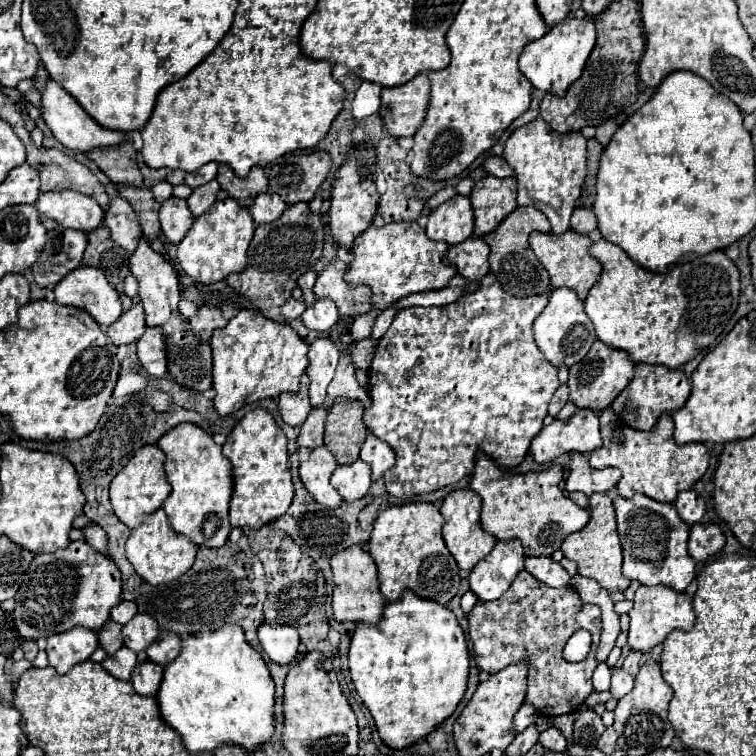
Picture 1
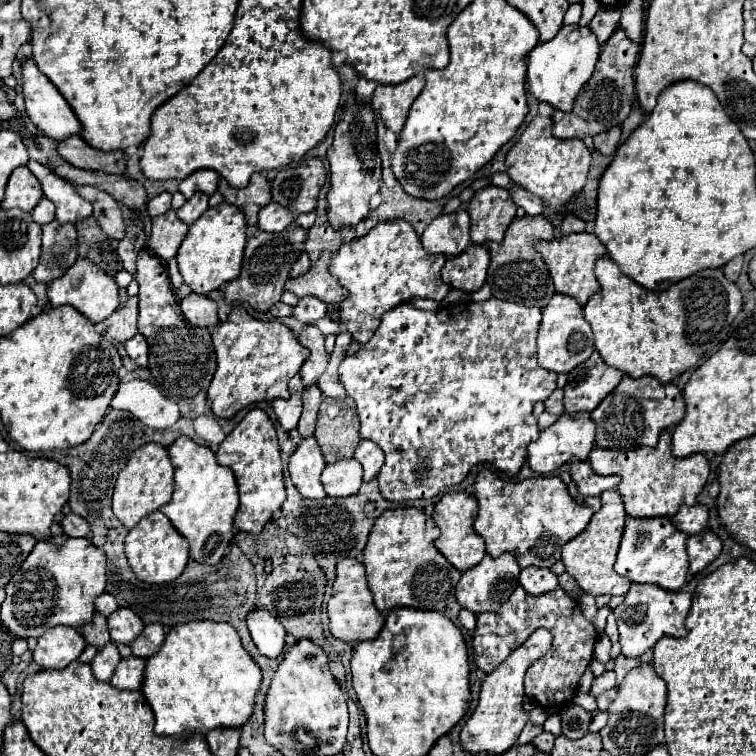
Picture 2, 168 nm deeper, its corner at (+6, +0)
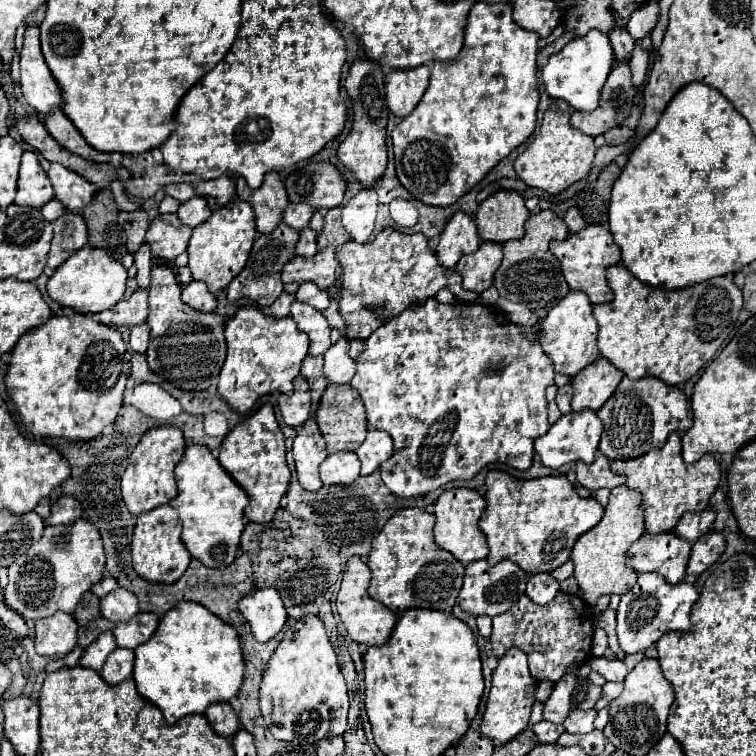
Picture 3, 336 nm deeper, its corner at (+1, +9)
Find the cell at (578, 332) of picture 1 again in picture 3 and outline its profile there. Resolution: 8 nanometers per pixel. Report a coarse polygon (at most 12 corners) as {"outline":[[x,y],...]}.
{"outline":[[570,290],[544,318],[542,350],[576,376],[600,356],[596,318]]}

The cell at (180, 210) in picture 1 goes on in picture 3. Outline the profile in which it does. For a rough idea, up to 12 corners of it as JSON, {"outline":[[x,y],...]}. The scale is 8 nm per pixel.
{"outline":[[158,214],[146,232],[156,258],[172,262],[192,228]]}

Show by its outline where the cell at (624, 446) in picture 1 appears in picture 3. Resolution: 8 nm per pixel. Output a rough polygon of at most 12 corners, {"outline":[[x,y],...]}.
{"outline":[[678,432],[614,460],[642,494],[648,532],[704,510],[720,482],[712,454],[686,464]]}

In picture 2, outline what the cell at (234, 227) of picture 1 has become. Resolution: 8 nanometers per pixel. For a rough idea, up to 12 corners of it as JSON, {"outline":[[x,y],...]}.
{"outline":[[207,209],[179,247],[191,291],[237,279],[247,243],[241,209]]}

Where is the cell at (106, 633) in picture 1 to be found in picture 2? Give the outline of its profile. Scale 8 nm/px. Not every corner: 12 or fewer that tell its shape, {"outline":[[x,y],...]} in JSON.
{"outline":[[95,613],[81,635],[97,649],[111,641],[107,619]]}

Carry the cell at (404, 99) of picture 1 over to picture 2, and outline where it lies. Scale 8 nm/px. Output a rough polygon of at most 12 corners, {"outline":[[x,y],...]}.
{"outline":[[423,75],[377,85],[371,105],[387,129],[403,129]]}

